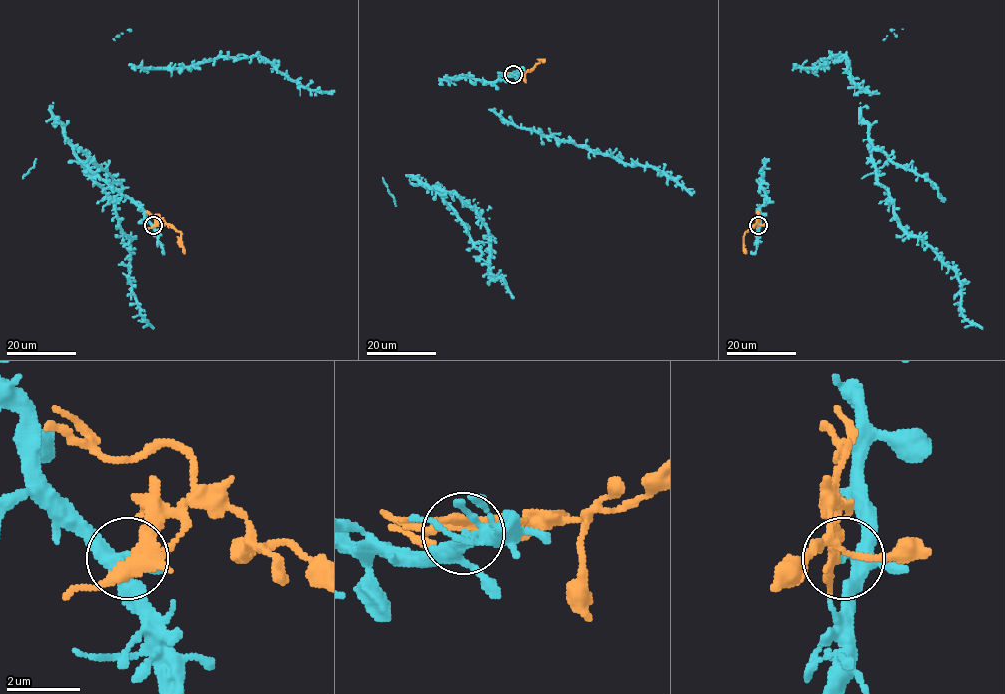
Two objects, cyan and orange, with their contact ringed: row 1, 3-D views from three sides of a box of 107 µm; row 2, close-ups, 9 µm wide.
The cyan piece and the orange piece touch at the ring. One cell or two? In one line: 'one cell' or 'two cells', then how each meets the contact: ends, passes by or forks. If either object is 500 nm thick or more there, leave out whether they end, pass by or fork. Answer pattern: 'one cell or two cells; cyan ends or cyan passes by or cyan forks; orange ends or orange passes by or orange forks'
two cells; cyan forks; orange forks

